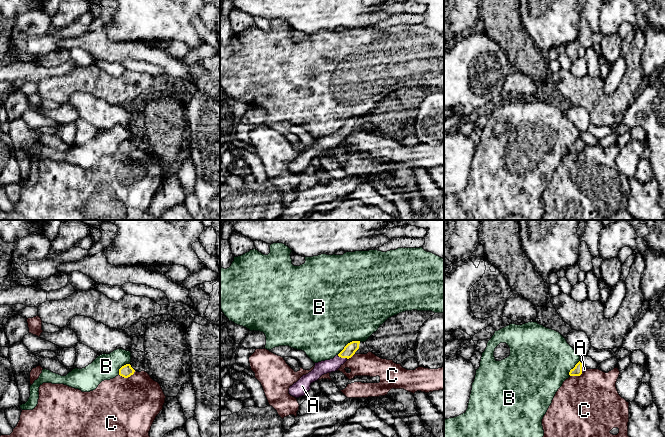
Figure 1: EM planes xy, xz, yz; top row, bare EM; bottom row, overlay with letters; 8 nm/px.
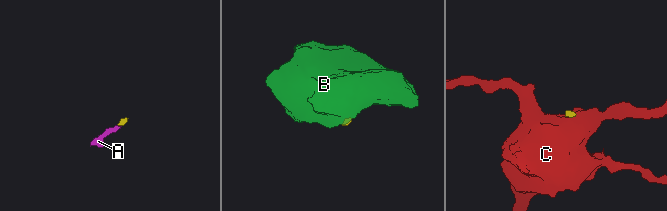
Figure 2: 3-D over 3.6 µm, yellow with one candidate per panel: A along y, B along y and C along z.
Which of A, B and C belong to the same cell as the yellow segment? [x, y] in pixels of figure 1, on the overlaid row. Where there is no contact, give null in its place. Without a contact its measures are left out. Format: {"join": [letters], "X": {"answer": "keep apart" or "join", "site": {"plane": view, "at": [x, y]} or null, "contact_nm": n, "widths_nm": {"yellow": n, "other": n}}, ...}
{"join": ["A"], "A": {"answer": "join", "site": {"plane": "xz", "at": [342, 357]}, "contact_nm": 90, "widths_nm": {"yellow": 100, "other": 110}}, "B": {"answer": "keep apart", "site": {"plane": "xz", "at": [348, 343]}, "contact_nm": 220, "widths_nm": {"yellow": 100, "other": 500}}, "C": {"answer": "keep apart", "site": {"plane": "xy", "at": [127, 377]}, "contact_nm": 140, "widths_nm": {"yellow": 100, "other": 480}}}

